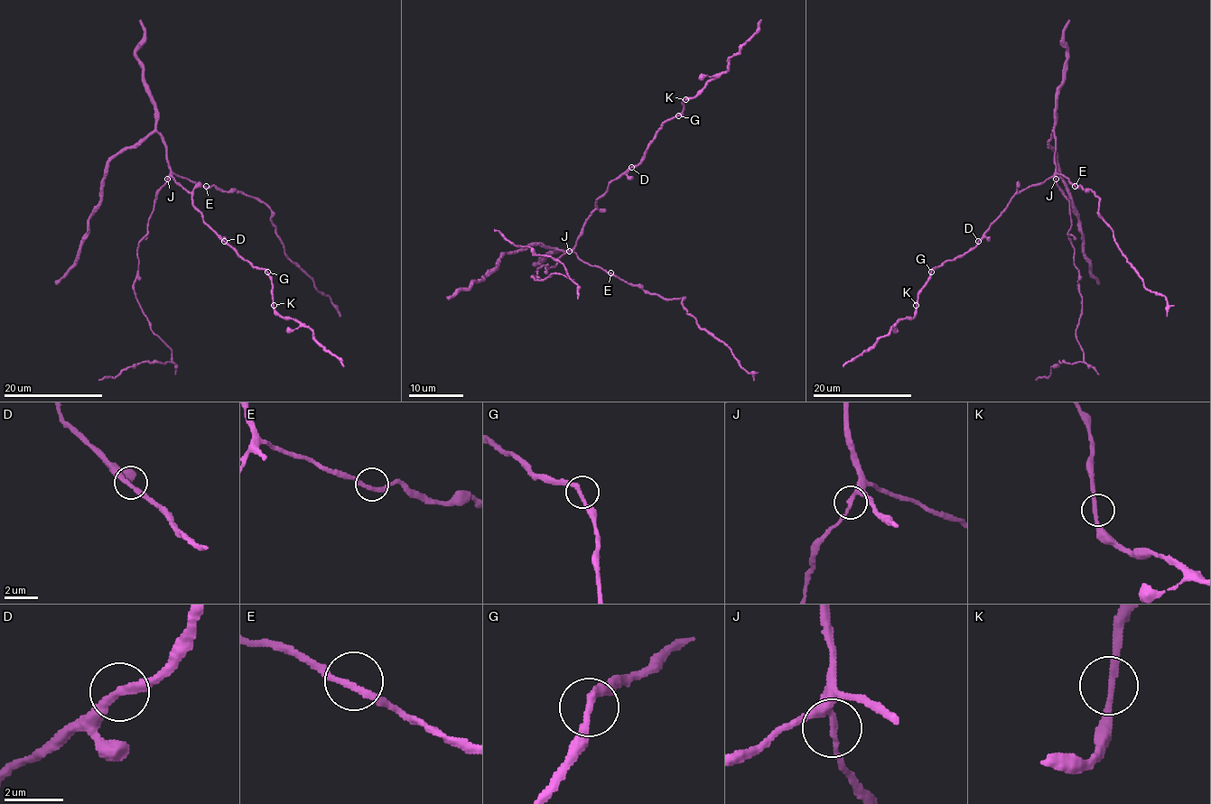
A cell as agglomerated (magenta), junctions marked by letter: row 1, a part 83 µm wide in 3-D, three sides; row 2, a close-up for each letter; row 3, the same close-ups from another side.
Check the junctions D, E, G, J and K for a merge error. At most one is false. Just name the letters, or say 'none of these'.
none of these

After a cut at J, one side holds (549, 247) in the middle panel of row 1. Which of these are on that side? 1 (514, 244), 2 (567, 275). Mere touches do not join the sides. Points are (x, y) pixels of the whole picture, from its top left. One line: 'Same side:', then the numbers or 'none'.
Same side: none

